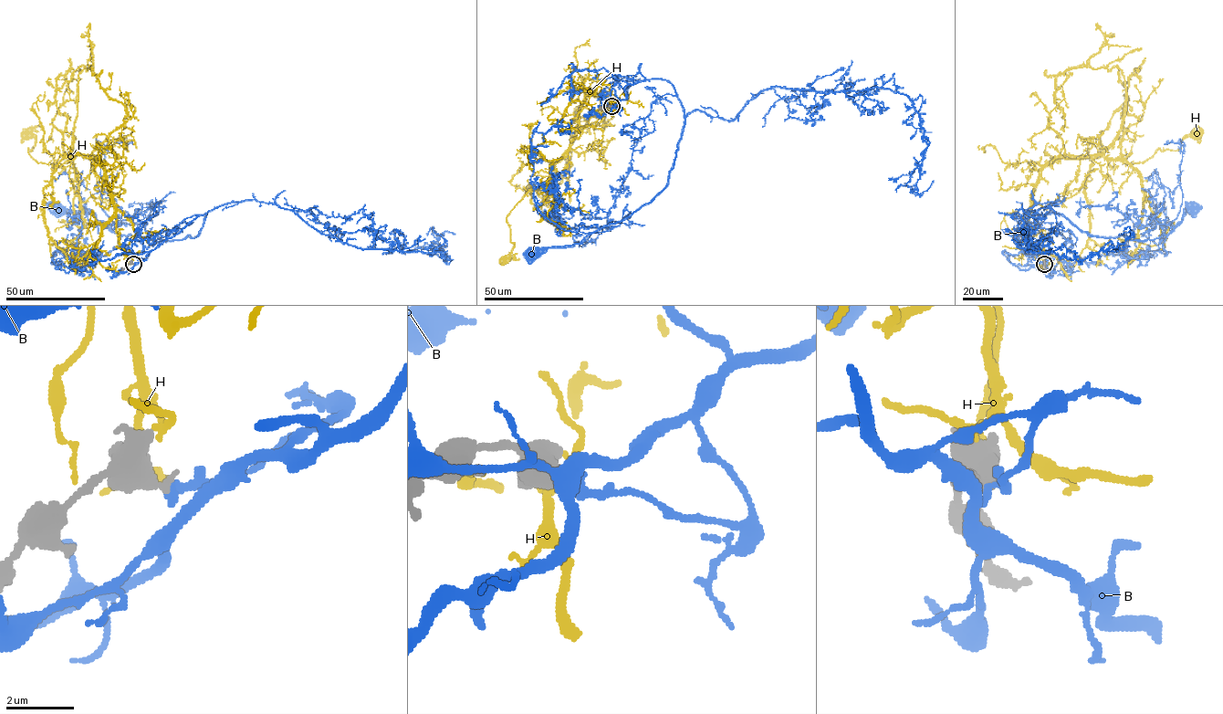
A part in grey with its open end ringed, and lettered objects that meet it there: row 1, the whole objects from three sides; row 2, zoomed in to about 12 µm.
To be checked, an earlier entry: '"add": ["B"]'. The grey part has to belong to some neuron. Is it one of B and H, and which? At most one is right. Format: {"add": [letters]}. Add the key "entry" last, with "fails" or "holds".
{"add": ["B"], "entry": "holds"}

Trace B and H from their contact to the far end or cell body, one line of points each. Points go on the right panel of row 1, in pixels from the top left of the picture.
B: (1045, 264), (1026, 256), (1017, 236), (1028, 216), (1061, 214), (1090, 235), (1143, 240), (1166, 235), (1192, 209)
H: (1043, 260), (1031, 194), (1044, 167), (1062, 158), (1098, 155), (1143, 162), (1197, 134)

